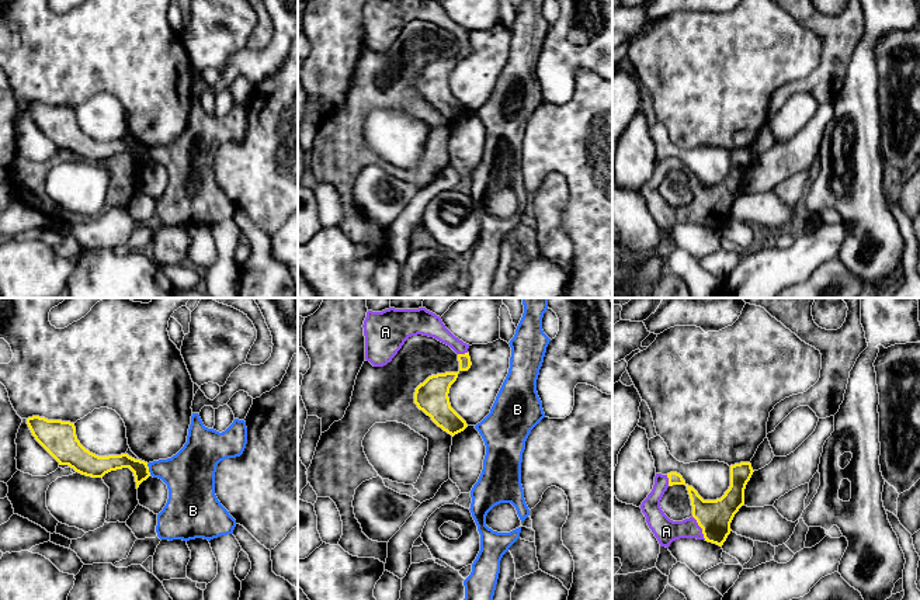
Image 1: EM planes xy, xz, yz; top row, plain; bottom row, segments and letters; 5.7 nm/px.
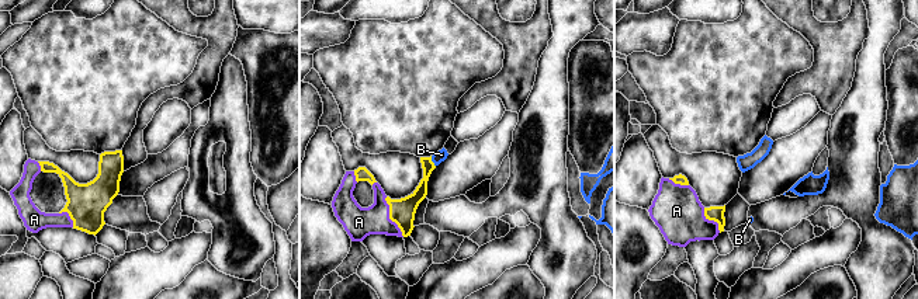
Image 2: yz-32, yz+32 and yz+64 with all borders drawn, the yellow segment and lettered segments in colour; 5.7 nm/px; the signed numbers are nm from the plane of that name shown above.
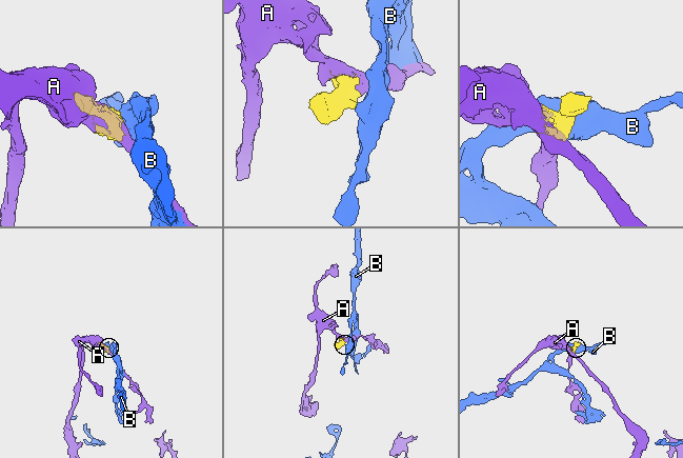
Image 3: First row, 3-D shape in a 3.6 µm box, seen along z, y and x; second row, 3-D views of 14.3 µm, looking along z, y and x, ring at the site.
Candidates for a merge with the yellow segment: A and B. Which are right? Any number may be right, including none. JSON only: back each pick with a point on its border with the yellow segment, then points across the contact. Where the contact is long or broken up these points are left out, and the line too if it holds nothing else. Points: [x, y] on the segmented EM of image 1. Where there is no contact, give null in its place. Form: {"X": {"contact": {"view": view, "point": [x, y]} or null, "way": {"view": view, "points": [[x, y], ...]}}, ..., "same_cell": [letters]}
{"A": {"contact": {"view": "yz", "point": [700, 526]}}, "same_cell": ["A"]}

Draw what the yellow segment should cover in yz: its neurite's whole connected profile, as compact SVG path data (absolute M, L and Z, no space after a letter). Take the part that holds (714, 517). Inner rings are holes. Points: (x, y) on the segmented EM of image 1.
M750 462L730 465L730 486L716 500L704 500L677 472L656 474L653 489L640 509L660 547L669 548L680 538L705 540L722 547L732 531L730 523L735 514L744 504L744 489L753 472ZM673 485L685 485L691 499L692 516L683 521L670 520L660 507L664 492Z

